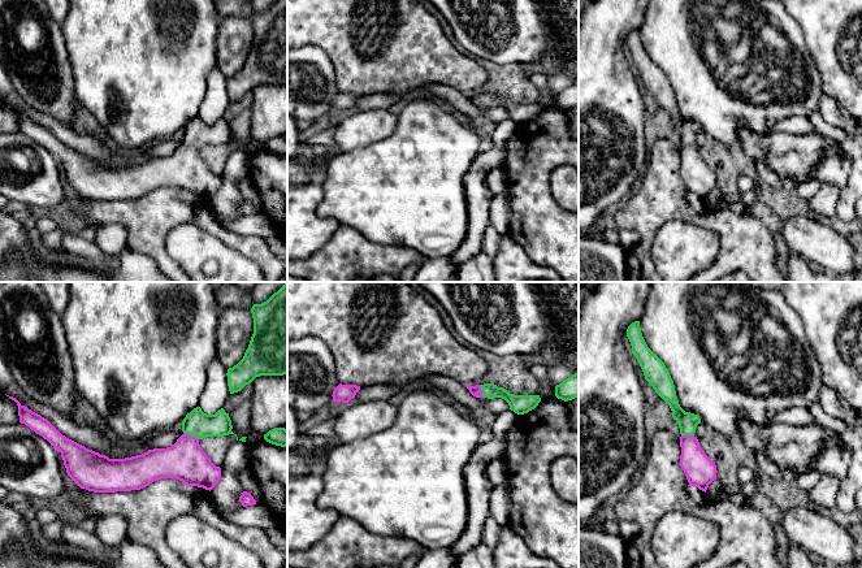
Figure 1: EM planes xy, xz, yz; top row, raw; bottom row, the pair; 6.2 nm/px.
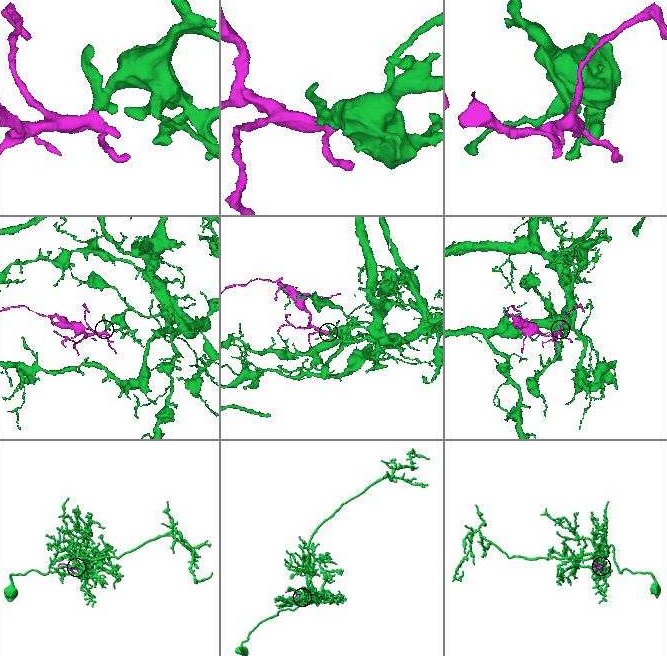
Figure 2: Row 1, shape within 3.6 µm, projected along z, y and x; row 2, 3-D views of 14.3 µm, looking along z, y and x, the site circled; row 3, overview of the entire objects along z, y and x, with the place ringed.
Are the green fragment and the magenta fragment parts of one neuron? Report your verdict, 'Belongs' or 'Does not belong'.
Belongs

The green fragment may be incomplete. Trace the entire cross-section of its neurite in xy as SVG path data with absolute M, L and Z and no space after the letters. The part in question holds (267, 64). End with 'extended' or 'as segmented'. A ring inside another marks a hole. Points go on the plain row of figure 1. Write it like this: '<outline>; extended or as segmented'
M287 0L274 1L267 10L254 13L254 43L243 68L228 78L230 103L241 100L260 84L287 84Z; as segmented

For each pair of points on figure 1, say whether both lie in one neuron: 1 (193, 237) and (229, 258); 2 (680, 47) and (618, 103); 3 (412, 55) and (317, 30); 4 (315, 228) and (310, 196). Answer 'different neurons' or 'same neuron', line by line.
1: same neuron
2: different neurons
3: same neuron
4: same neuron

